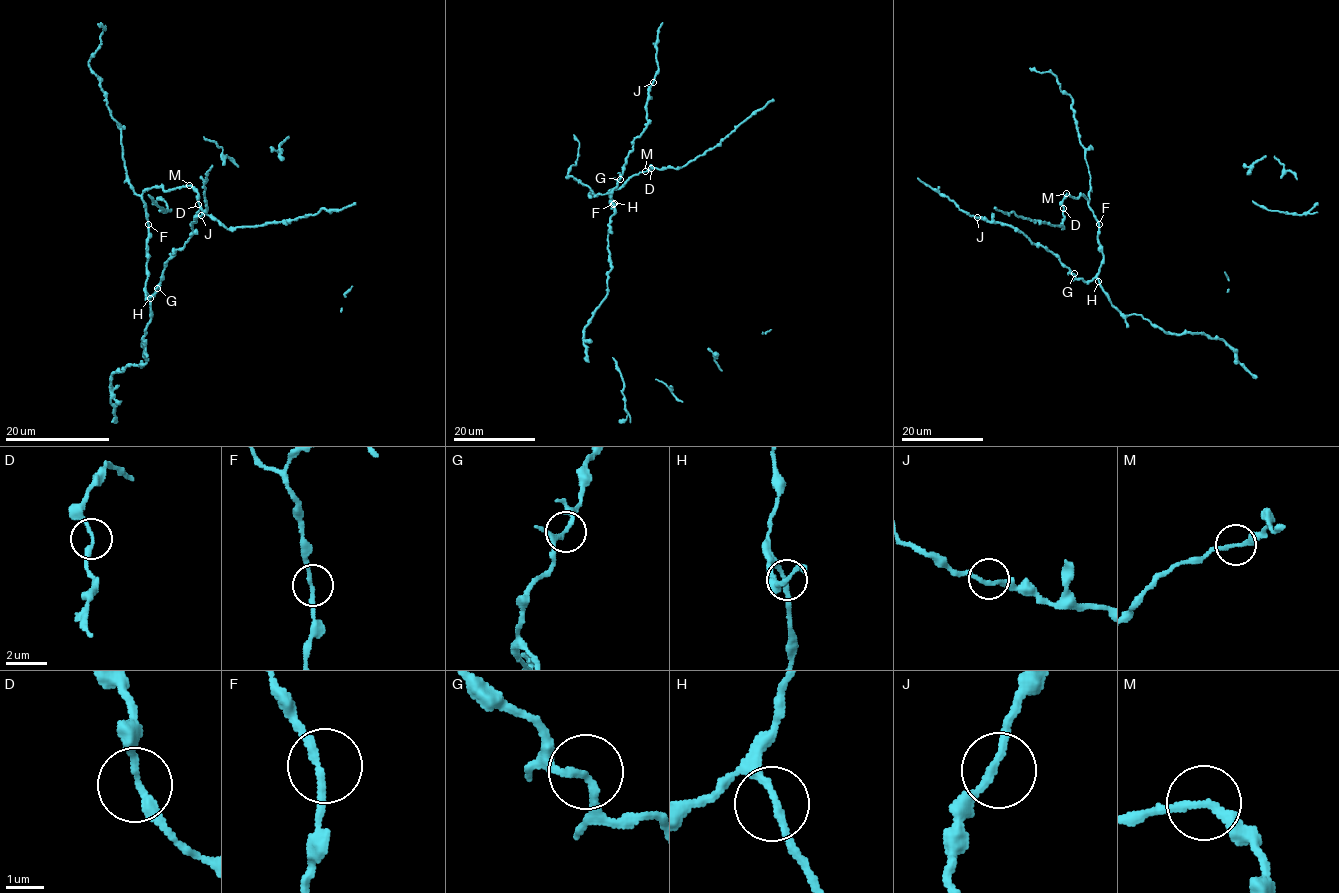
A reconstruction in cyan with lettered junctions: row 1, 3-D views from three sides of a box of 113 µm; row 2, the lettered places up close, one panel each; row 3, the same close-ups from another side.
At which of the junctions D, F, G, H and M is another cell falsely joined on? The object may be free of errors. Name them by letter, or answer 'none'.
none

